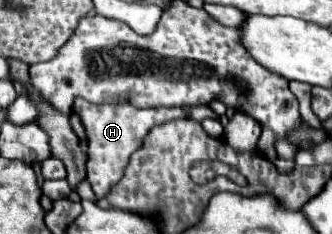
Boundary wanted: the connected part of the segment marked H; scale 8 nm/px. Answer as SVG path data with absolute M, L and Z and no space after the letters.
M82 97L74 99L72 105L74 113L80 115L86 135L88 135L88 181L92 185L92 191L96 199L106 197L112 187L124 177L124 167L130 161L130 155L142 145L144 137L152 129L152 125L160 125L170 119L180 117L194 117L196 121L202 121L206 117L214 117L212 109L208 105L194 105L194 107L152 107L152 109L138 109L126 103L118 105L94 105Z

